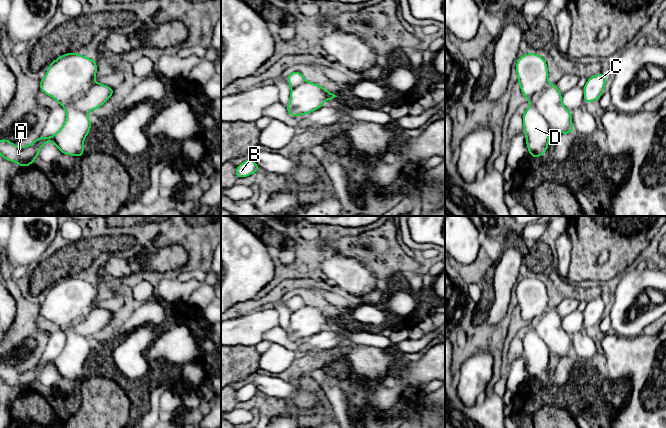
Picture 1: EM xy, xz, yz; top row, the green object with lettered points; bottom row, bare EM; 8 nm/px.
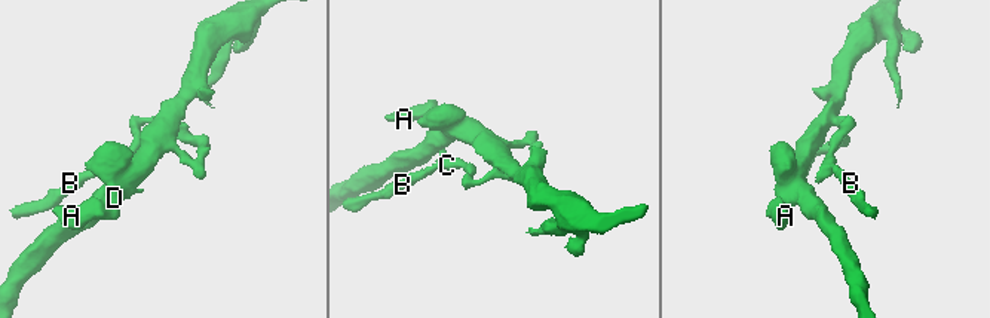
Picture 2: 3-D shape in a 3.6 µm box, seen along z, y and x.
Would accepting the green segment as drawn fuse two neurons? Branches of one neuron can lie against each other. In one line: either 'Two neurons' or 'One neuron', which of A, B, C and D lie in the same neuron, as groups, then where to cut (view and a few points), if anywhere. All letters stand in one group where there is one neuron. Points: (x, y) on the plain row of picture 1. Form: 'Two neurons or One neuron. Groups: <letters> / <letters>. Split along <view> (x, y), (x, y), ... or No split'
Two neurons. Groups: A D / B C. Split along yz (547, 308), (534, 323), (534, 330), (551, 353)

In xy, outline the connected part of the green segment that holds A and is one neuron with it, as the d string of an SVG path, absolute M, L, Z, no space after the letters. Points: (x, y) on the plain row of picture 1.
M66 277L50 287L45 301L39 305L40 315L56 323L65 333L67 340L62 352L53 360L39 360L32 368L24 371L14 369L9 363L0 364L0 378L3 383L17 386L20 391L27 391L35 386L39 380L40 372L50 364L62 378L73 379L80 382L84 378L83 367L91 354L91 347L85 337L78 335L74 330L74 323L84 316L94 306L97 298L97 286L77 277Z

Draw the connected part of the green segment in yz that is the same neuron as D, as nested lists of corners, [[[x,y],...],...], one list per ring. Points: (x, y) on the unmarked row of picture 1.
[[[527,277],[516,285],[518,308],[522,318],[531,328],[522,339],[528,375],[533,382],[544,379],[549,368],[550,350],[538,336],[534,323],[548,309],[546,283],[537,277]]]

